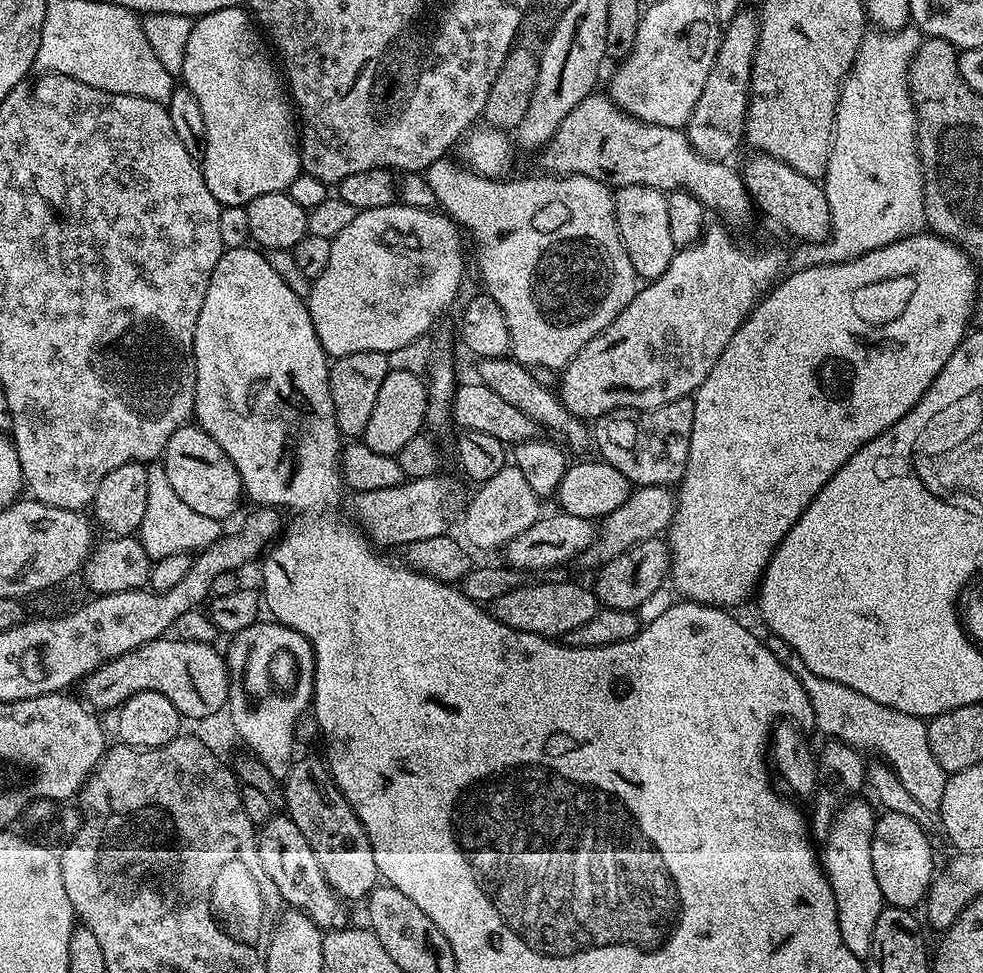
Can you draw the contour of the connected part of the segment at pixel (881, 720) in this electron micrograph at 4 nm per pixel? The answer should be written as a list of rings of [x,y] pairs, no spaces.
[[[795,654],[789,655],[786,663],[789,670],[802,682],[802,686],[810,698],[814,728],[825,732],[825,737],[831,738],[833,741],[843,741],[861,752],[877,751],[881,755],[879,757],[897,774],[899,781],[902,782],[902,786],[905,786],[909,794],[913,795],[928,812],[934,814],[939,811],[949,775],[942,770],[942,766],[939,766],[938,760],[930,751],[927,723],[921,717],[902,714],[901,711],[884,707],[881,703],[874,702],[872,698],[868,698],[856,690],[851,690],[850,686],[842,686],[842,682],[830,682],[830,678],[822,678],[818,674],[814,674],[810,670],[810,666],[806,666],[802,662],[802,658],[798,658]]]

